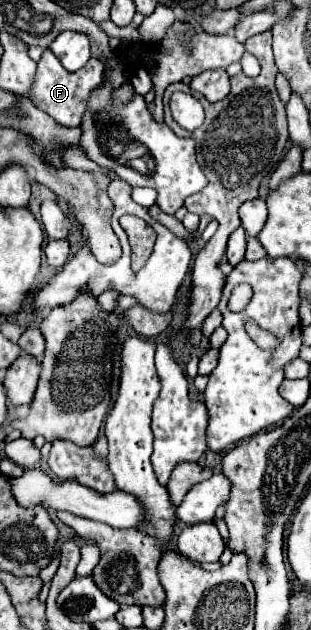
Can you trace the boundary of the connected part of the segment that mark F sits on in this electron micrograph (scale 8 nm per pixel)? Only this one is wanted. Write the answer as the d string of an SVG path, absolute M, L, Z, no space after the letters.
M47 49L47 51L43 51L43 55L41 55L39 63L37 63L37 79L35 79L35 85L33 85L33 99L59 125L79 127L81 113L85 113L85 109L83 109L85 99L89 97L89 91L101 83L103 73L105 73L103 63L95 58L91 58L83 68L75 71L75 73L65 71L65 67L61 67L59 59L53 57L51 51Z

